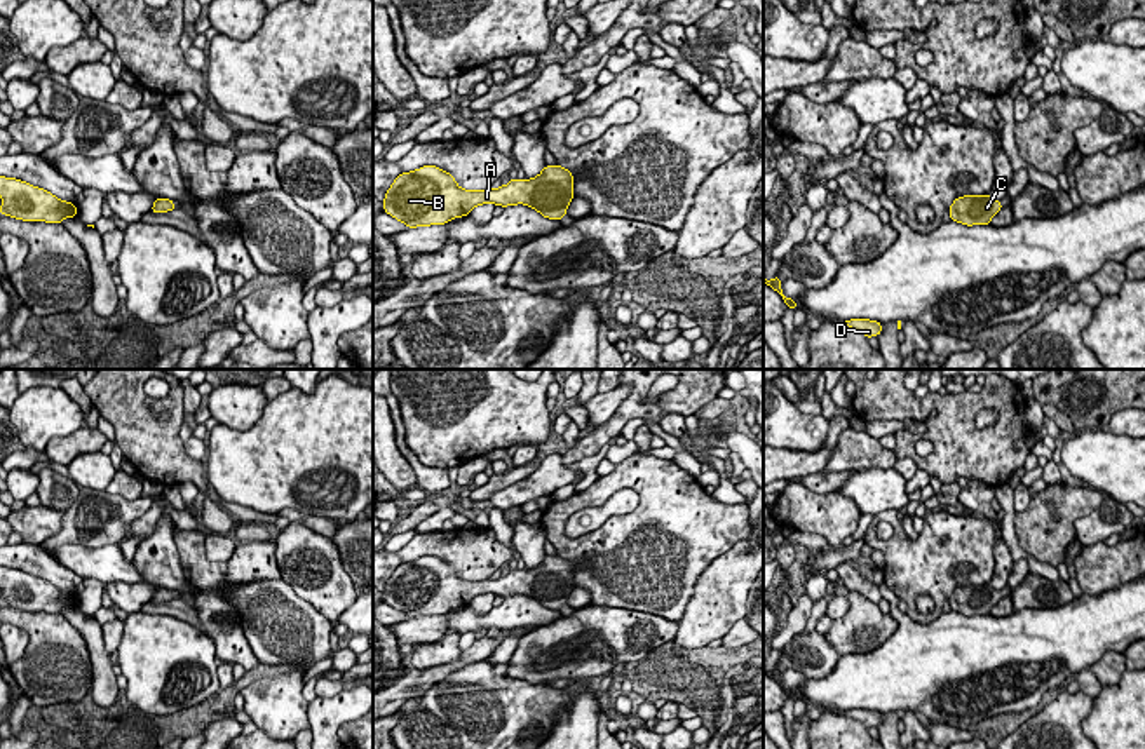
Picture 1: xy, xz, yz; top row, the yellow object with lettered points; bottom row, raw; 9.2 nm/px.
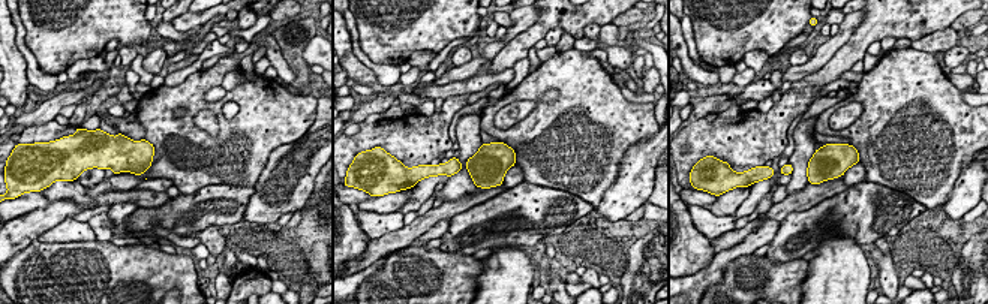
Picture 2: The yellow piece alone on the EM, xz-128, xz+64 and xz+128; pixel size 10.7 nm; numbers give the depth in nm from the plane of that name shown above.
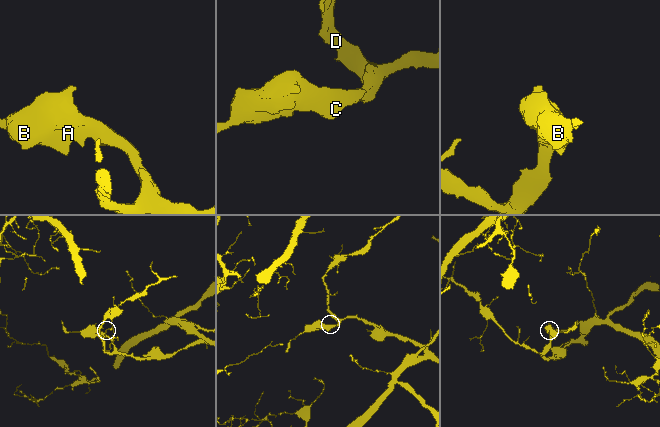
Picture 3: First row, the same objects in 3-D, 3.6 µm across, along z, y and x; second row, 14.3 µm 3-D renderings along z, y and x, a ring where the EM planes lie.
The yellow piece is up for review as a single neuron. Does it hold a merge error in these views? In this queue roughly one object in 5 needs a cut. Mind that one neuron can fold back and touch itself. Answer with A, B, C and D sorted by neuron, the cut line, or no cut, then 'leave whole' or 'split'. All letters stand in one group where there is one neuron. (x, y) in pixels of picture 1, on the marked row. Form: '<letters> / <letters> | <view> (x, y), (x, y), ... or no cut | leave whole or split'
A B C D | no cut | leave whole

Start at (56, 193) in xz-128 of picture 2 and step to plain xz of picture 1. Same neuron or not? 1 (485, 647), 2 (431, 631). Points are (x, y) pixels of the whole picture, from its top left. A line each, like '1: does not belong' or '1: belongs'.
1: does not belong
2: does not belong

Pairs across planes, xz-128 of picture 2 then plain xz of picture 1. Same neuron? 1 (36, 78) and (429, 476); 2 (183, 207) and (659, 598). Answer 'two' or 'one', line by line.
1: one
2: two

